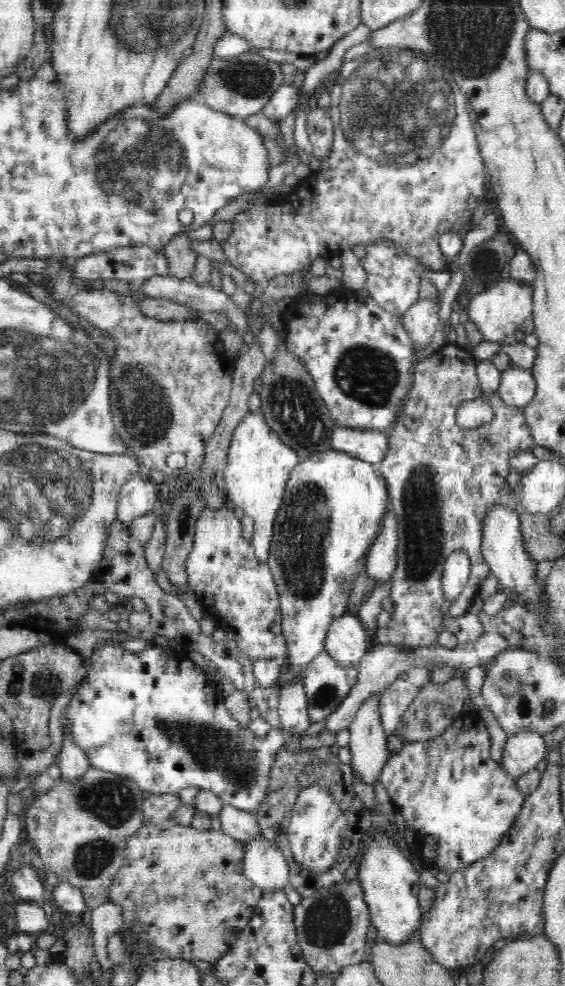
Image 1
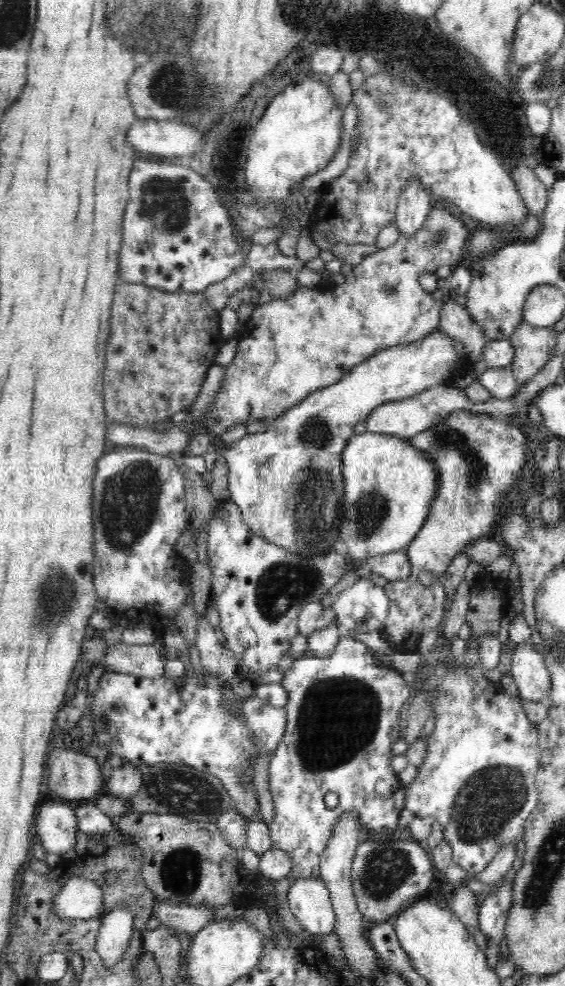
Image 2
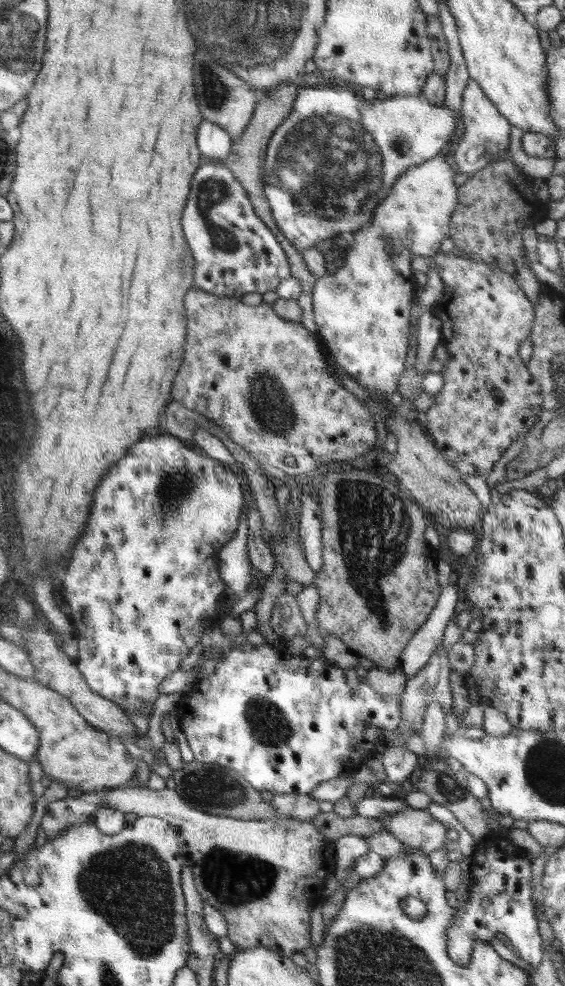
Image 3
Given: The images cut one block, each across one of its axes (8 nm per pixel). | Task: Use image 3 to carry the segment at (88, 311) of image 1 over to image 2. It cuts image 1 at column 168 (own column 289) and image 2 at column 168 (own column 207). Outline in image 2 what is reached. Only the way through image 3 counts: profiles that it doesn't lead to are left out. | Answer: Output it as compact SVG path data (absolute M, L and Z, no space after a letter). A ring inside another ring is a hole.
M119 283L113 296L110 338L106 348L106 361L103 380L103 407L105 415L110 424L128 425L142 427L154 427L158 422L171 418L176 412L186 410L192 406L201 391L204 379L207 378L208 370L215 364L218 349L223 345L220 329L220 314L207 302L203 292L163 292L146 285L135 285L132 283Z

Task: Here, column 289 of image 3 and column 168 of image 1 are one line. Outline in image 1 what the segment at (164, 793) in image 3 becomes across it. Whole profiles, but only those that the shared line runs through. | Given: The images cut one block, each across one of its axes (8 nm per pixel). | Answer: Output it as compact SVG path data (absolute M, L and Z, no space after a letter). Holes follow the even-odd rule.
M171 818L164 823L144 823L127 843L123 869L114 877L109 902L122 907L124 930L131 929L152 946L158 946L167 957L185 961L205 960L213 966L231 949L239 934L247 928L263 891L244 874L244 844L227 836L222 830L200 830L180 825Z

